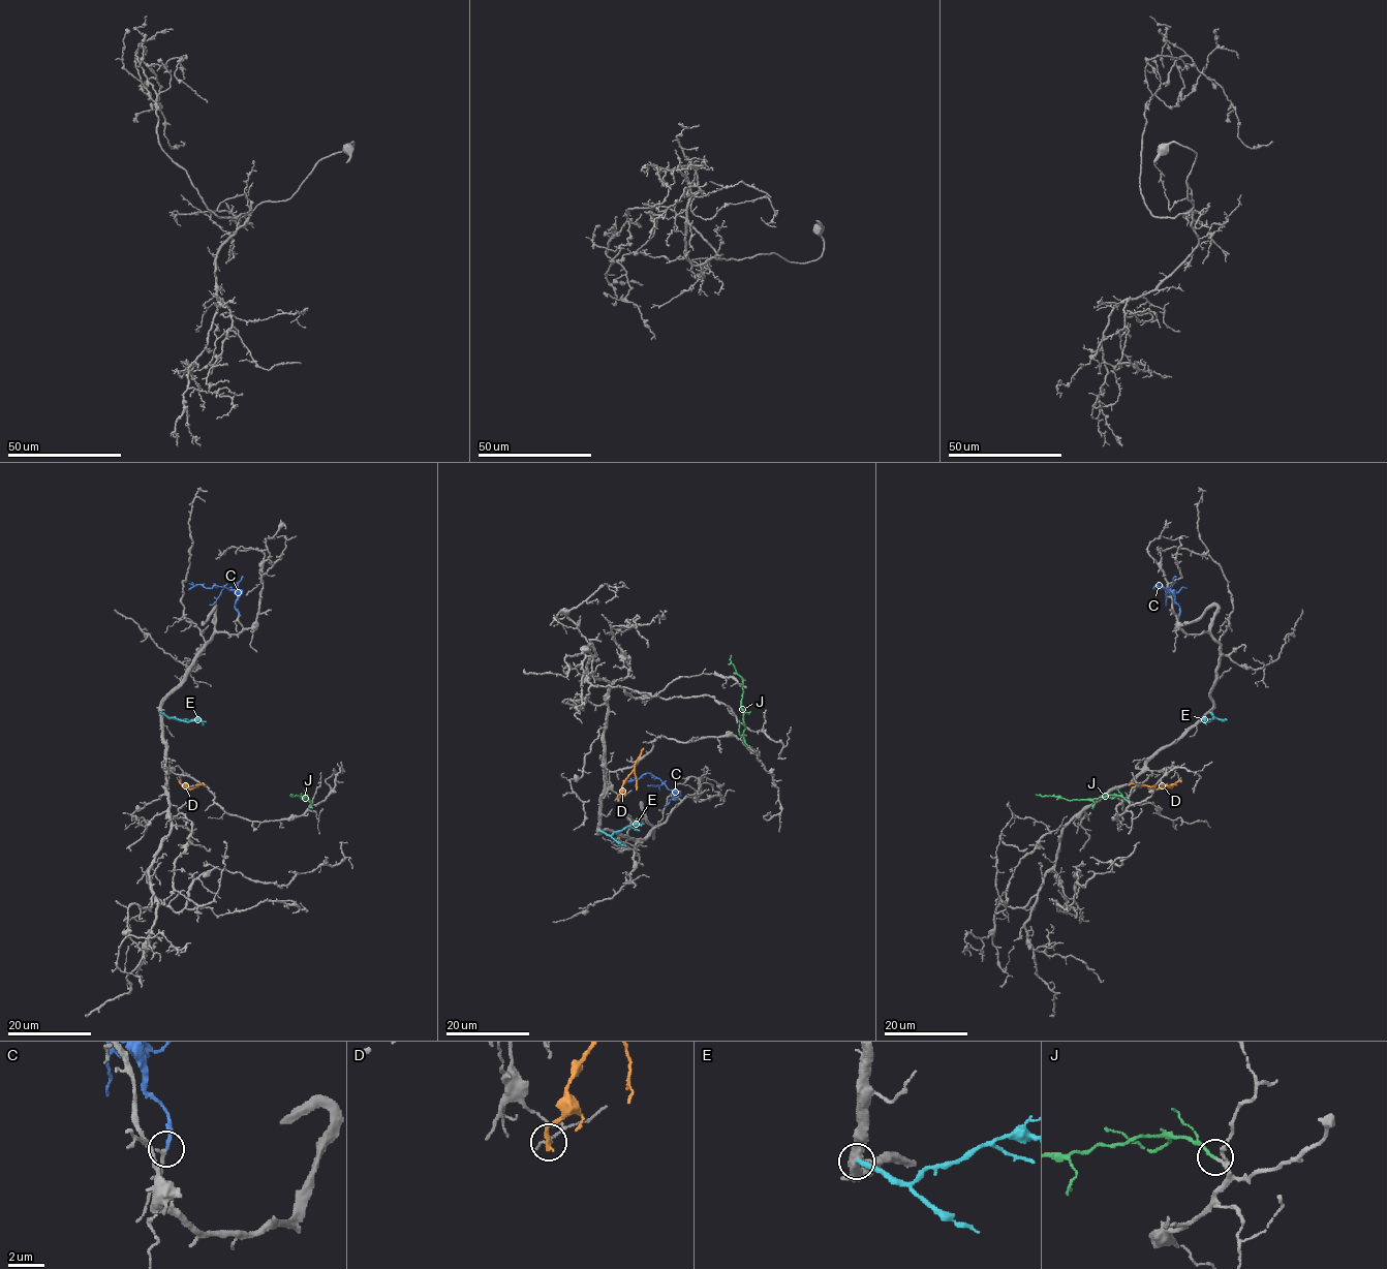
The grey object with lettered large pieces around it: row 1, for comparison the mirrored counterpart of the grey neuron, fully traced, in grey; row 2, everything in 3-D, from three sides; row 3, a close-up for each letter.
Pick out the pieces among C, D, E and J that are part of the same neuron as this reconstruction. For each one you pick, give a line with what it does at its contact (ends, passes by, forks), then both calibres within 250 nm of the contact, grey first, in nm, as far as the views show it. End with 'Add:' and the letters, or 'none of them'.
C: It ends there. Thickness 240 nm (grey) against 220 nm
J: It ends there. Thickness 170 nm (grey) against 200 nm
Add: C, J

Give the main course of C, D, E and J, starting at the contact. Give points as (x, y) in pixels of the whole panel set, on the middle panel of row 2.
C: (676, 799), (673, 799), (675, 794), (672, 791), (649, 773), (626, 781)
D: (618, 799), (623, 781), (643, 747)
E: (598, 830), (613, 834), (644, 823)
J: (747, 745), (742, 735), (745, 725), (741, 707), (742, 679), (731, 662), (731, 654)

